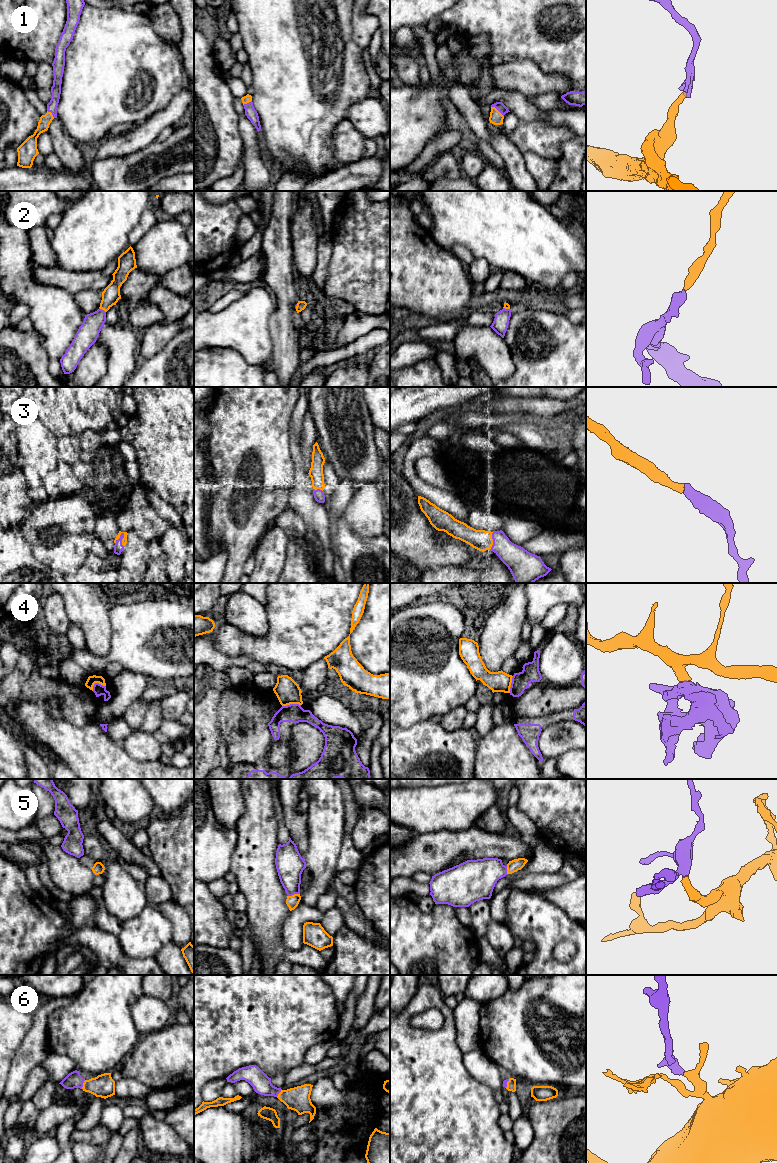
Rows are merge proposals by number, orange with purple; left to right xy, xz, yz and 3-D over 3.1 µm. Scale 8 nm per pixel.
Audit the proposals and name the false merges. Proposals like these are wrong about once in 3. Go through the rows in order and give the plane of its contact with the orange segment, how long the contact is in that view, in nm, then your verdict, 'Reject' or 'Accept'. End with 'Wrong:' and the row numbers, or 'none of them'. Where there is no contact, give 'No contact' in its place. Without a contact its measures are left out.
1: Touches orange in yz. Shared border 130 nm. Accept
2: Touches orange in xy. Shared border 70 nm. Accept
3: Touches orange in xy. Shared border 120 nm. Accept
4: Touches orange in xz. Shared border 150 nm. Reject
5: Touches orange in xz. Shared border 100 nm. Accept
6: Touches orange in xy. Shared border 80 nm. Accept
Wrong: 4

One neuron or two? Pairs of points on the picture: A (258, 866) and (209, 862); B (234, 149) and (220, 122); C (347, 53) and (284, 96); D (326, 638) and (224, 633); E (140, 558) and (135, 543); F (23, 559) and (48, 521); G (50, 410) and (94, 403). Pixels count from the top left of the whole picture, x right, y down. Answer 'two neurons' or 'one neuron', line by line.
A: two neurons
B: one neuron
C: one neuron
D: one neuron
E: one neuron
F: two neurons
G: one neuron

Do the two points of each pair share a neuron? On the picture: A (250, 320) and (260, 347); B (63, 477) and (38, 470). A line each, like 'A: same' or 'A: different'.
A: same
B: different

